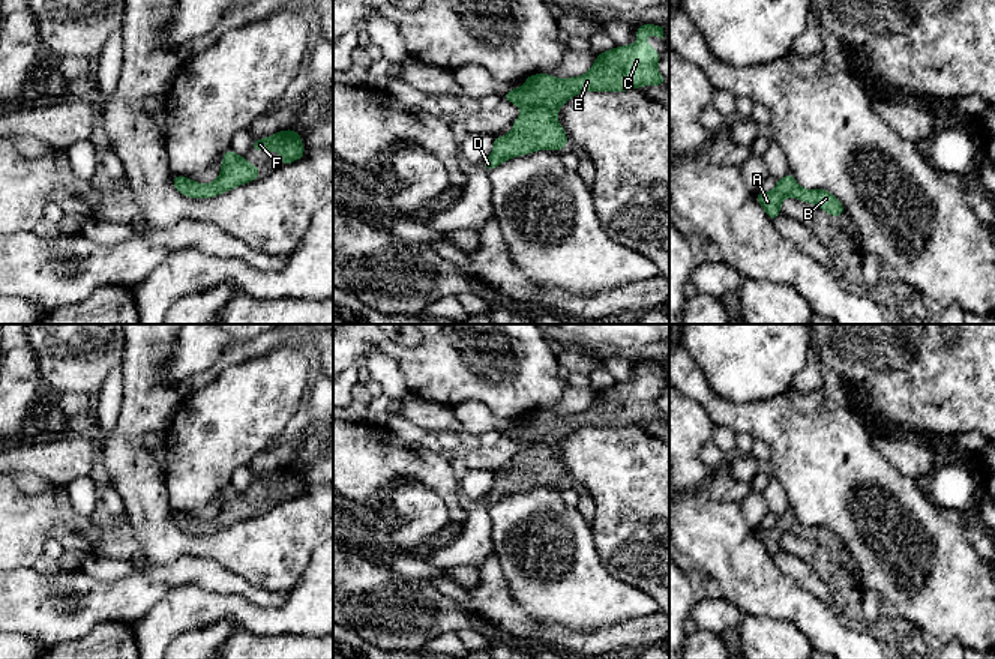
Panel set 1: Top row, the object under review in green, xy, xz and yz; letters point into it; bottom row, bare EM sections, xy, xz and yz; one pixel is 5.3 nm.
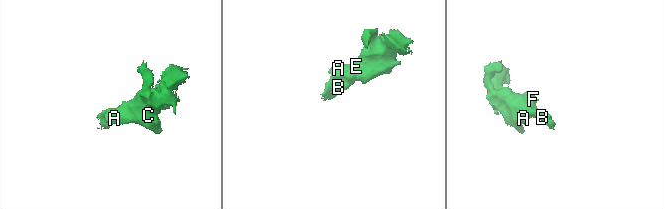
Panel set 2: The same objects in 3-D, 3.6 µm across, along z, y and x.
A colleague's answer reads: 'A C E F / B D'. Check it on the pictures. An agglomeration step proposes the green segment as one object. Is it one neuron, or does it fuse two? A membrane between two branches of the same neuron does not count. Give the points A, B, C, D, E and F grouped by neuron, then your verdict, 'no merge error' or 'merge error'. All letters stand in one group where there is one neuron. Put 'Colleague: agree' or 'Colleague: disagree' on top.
Colleague: disagree
A B C D E F | no merge error

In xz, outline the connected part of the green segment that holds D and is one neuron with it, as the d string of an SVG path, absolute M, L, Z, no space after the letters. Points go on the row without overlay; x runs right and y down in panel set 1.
M636 363L636 380L597 390L593 404L582 413L536 410L524 416L525 423L507 428L503 435L521 443L522 449L507 471L494 474L492 489L482 503L489 507L513 492L567 482L567 471L555 452L566 437L581 428L618 429L639 422L663 422L665 414L657 407L660 390L644 377L648 371L663 375L663 363Z

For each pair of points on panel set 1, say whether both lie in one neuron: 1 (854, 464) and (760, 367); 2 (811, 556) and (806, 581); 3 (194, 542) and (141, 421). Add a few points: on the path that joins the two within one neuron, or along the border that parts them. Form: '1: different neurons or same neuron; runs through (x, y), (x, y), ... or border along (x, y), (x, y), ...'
1: different neurons; border along (793, 388), (751, 403)
2: different neurons; border along (781, 548), (799, 556), (818, 575), (830, 593)
3: same neuron; runs through (161, 523), (147, 509), (137, 478), (137, 454)

